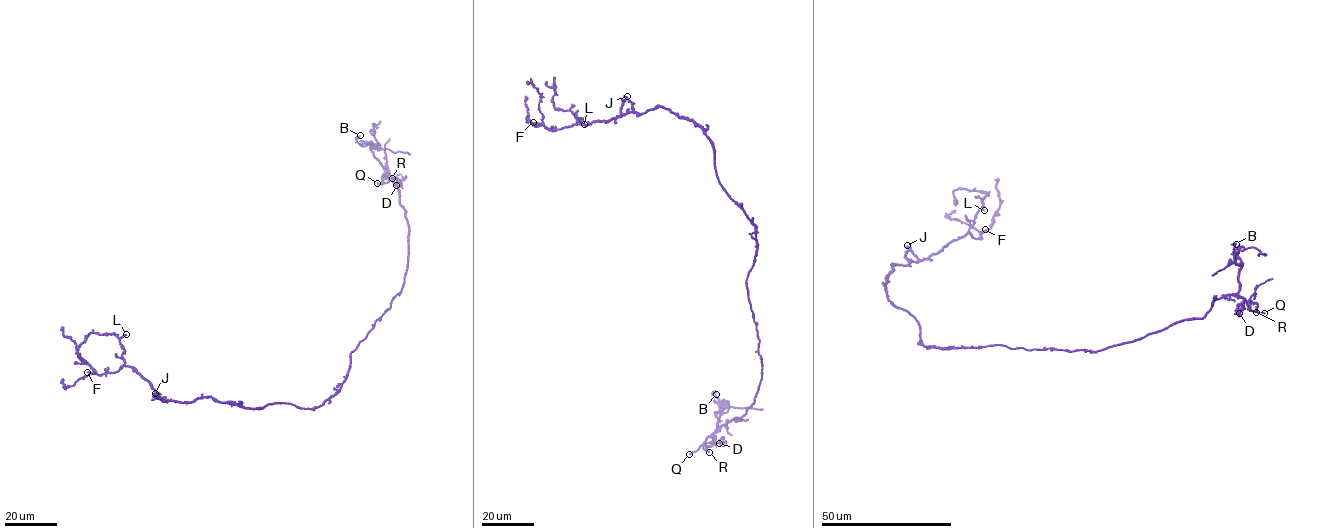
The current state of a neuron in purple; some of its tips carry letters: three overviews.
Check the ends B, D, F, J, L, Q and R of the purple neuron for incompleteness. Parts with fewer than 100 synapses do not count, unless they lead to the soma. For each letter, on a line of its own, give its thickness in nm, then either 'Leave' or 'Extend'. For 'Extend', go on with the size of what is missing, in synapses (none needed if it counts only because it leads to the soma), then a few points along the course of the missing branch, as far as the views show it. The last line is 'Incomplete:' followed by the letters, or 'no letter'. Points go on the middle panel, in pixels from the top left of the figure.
B: Thickness 160 nm. Leave
D: Thickness 160 nm. Leave
F: Thickness 360 nm. Leave
J: Thickness 500 nm. Leave
L: Thickness 280 nm. Leave
Q: Thickness 240 nm. Extend. Course of what is missing: (689, 454), (688, 465), (697, 481), (709, 486), (721, 484), (713, 493), (719, 493), (724, 488)
R: Thickness 190 nm. Leave
Incomplete: Q

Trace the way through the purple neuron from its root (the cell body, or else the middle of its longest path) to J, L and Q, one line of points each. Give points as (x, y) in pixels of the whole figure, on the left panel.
J: (343, 382), (321, 405), (306, 409), (275, 402), (248, 408), (207, 397), (179, 402), (159, 399), (155, 393)
L: (343, 382), (311, 408), (275, 402), (254, 409), (207, 397), (163, 400), (125, 365), (120, 339), (126, 334)
Q: (343, 382), (350, 367), (350, 354), (391, 306), (407, 269), (406, 212), (387, 173), (382, 183), (377, 183)

